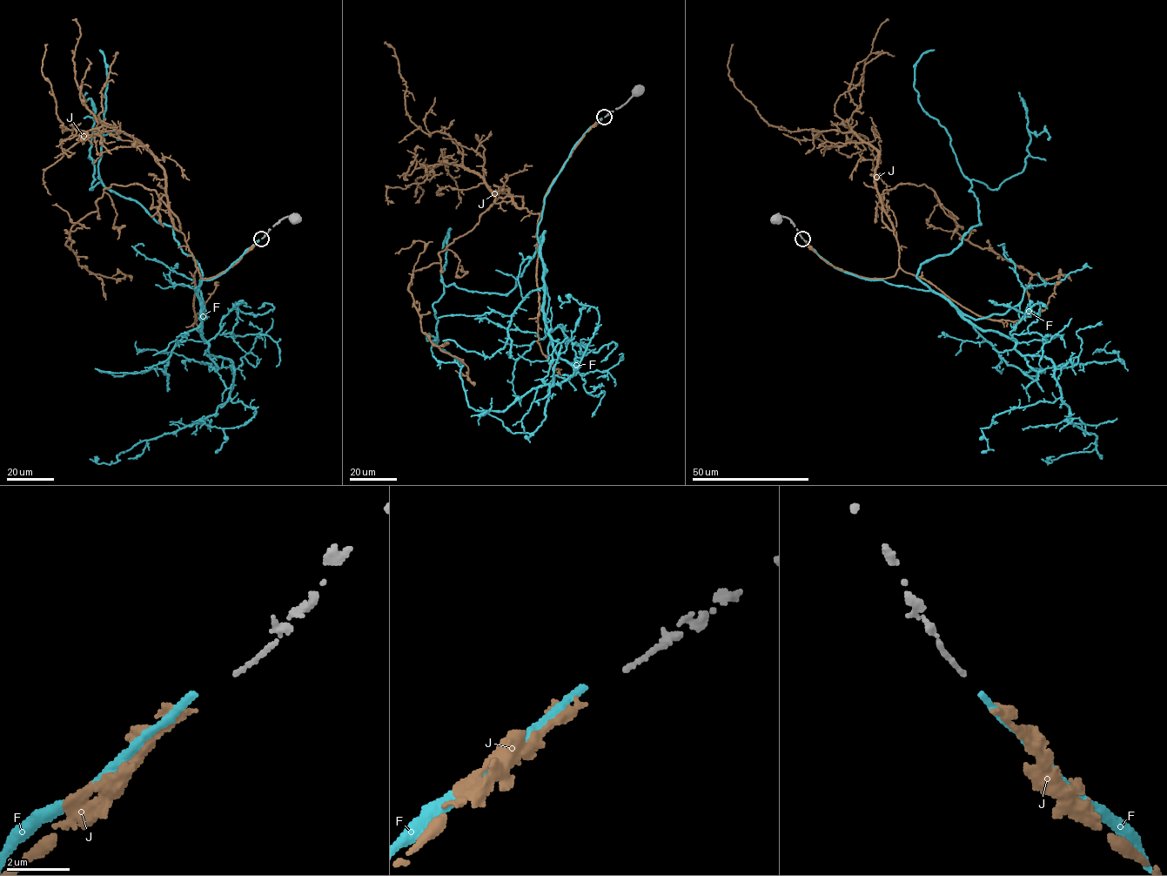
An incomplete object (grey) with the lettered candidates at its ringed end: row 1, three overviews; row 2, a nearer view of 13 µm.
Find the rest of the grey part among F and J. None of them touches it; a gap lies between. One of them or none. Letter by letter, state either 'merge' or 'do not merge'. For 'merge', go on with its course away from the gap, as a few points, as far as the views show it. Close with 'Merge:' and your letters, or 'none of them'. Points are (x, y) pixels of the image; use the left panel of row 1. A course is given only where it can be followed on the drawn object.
F: do not merge
J: merge; course (258, 241), (201, 278), (150, 151), (116, 130), (63, 131), (41, 70), (47, 43)
Merge: J

